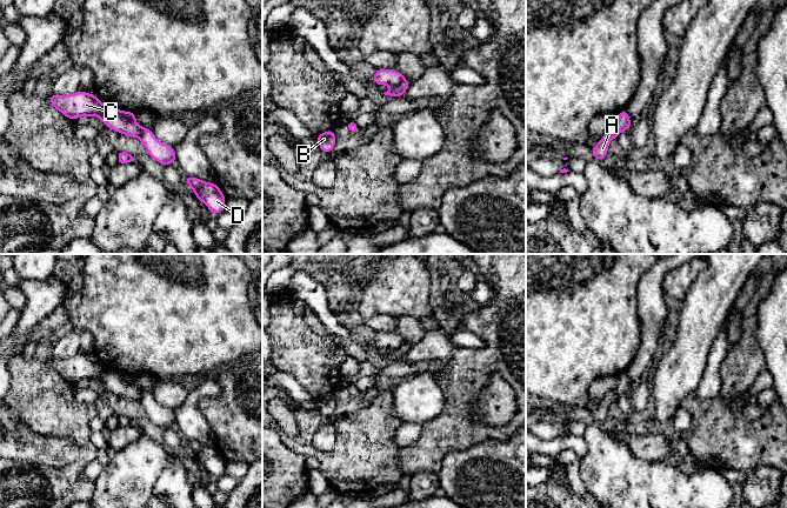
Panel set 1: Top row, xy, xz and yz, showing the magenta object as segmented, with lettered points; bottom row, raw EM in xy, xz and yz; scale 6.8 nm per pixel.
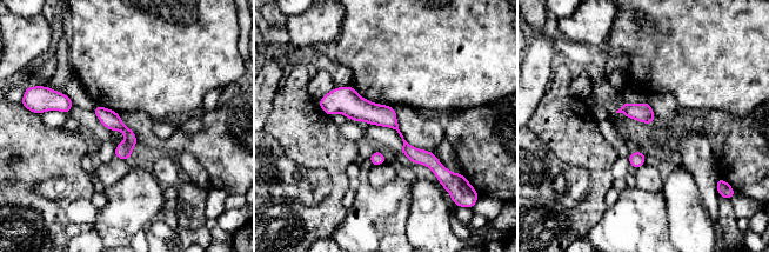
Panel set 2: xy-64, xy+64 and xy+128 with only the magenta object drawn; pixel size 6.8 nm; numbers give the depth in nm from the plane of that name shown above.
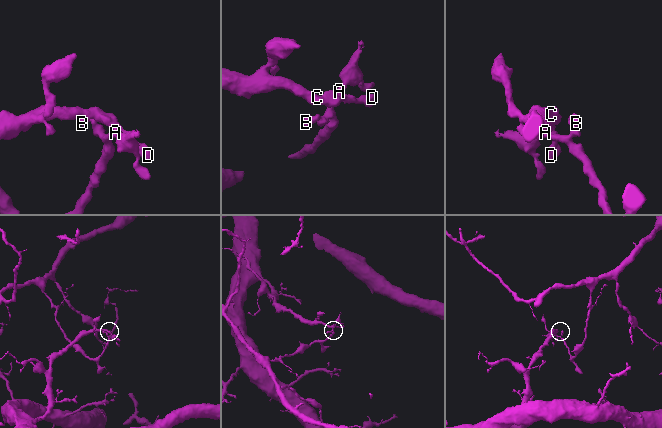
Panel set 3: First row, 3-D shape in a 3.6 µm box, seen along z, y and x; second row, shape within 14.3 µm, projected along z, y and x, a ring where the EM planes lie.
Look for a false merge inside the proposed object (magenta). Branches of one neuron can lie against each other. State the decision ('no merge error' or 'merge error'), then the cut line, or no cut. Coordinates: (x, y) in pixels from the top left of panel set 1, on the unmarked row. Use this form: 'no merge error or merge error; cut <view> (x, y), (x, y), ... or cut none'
merge error; cut xy (121, 374), (126, 382), (134, 386)

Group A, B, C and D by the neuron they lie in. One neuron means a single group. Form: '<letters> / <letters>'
A B / C D

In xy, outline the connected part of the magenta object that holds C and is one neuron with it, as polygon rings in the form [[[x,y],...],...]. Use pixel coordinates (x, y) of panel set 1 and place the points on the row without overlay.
[[[85,354],[68,359],[52,356],[48,360],[48,365],[54,372],[72,385],[75,385],[84,379],[101,381],[102,375],[108,370],[104,368],[95,357],[92,359]]]

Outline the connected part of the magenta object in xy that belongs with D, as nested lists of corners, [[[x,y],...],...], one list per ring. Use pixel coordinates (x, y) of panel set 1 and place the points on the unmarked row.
[[[185,439],[185,447],[194,454],[195,461],[204,466],[214,480],[225,474],[227,461],[215,446],[205,446],[196,440]]]

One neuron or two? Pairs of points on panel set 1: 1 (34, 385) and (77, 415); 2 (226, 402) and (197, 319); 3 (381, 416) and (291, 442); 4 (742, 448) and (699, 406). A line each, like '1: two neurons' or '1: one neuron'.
1: one neuron
2: two neurons
3: one neuron
4: one neuron

